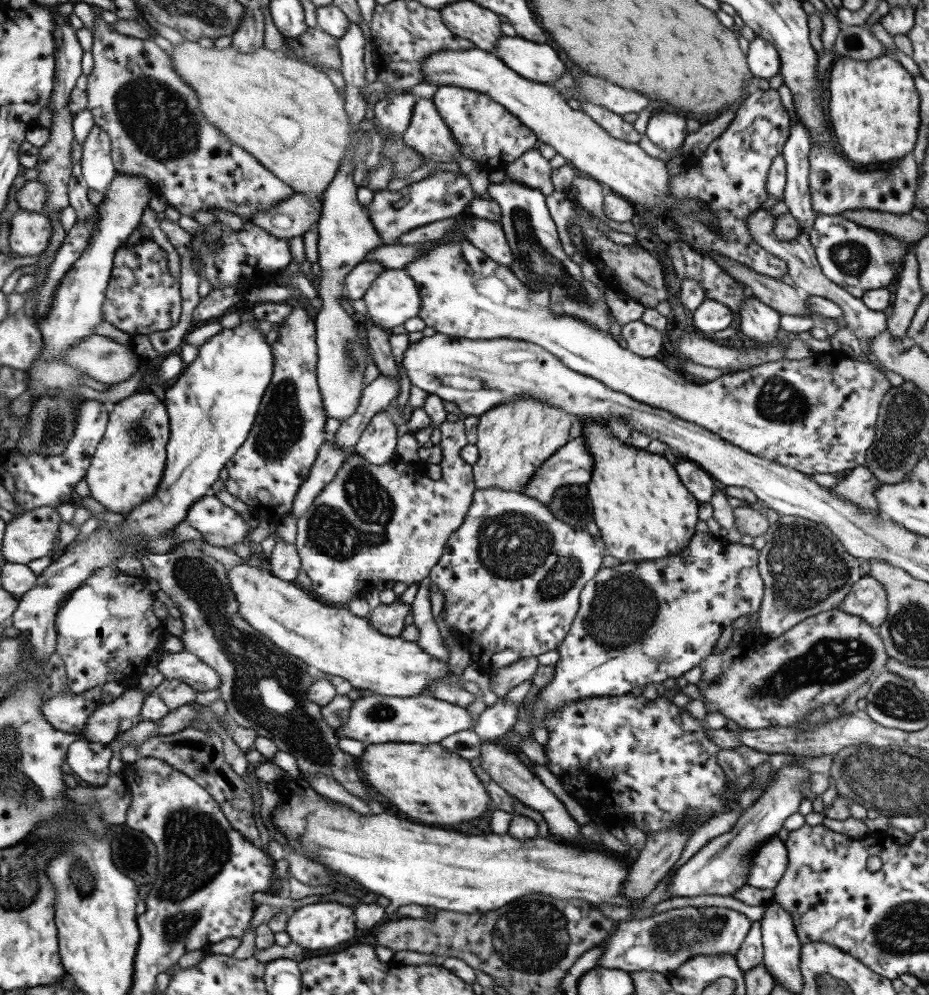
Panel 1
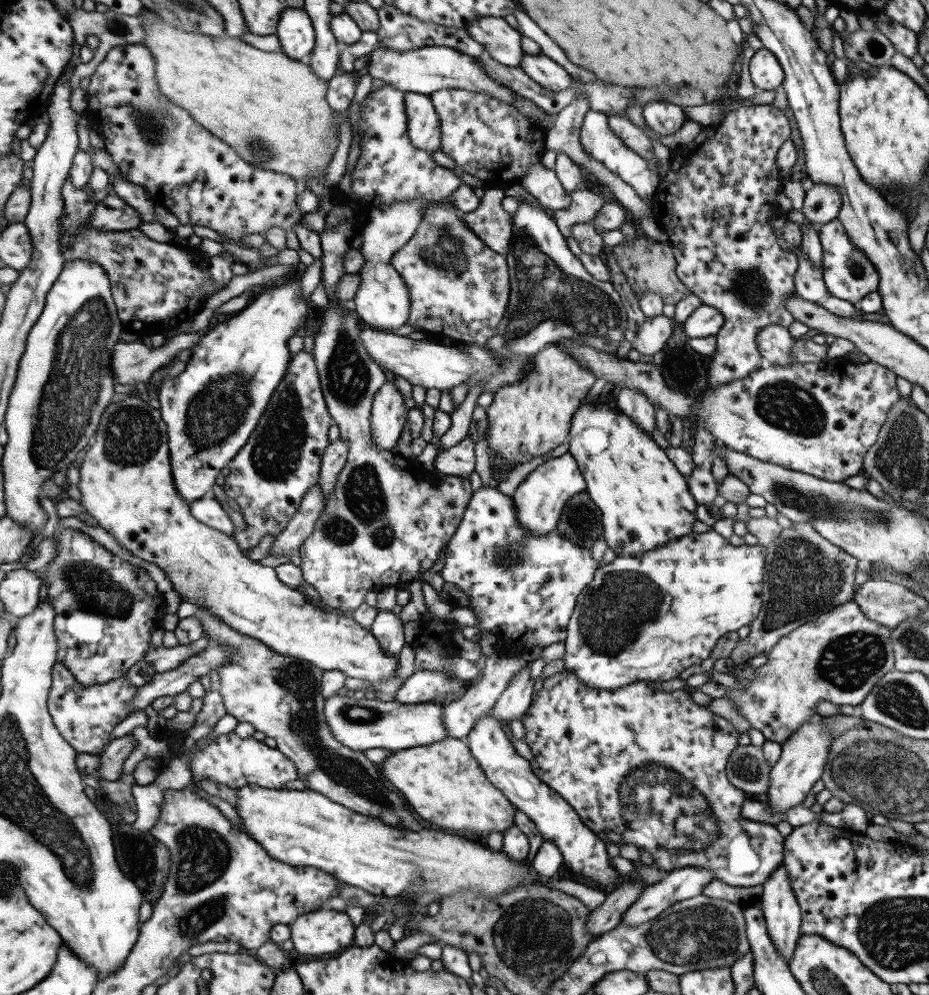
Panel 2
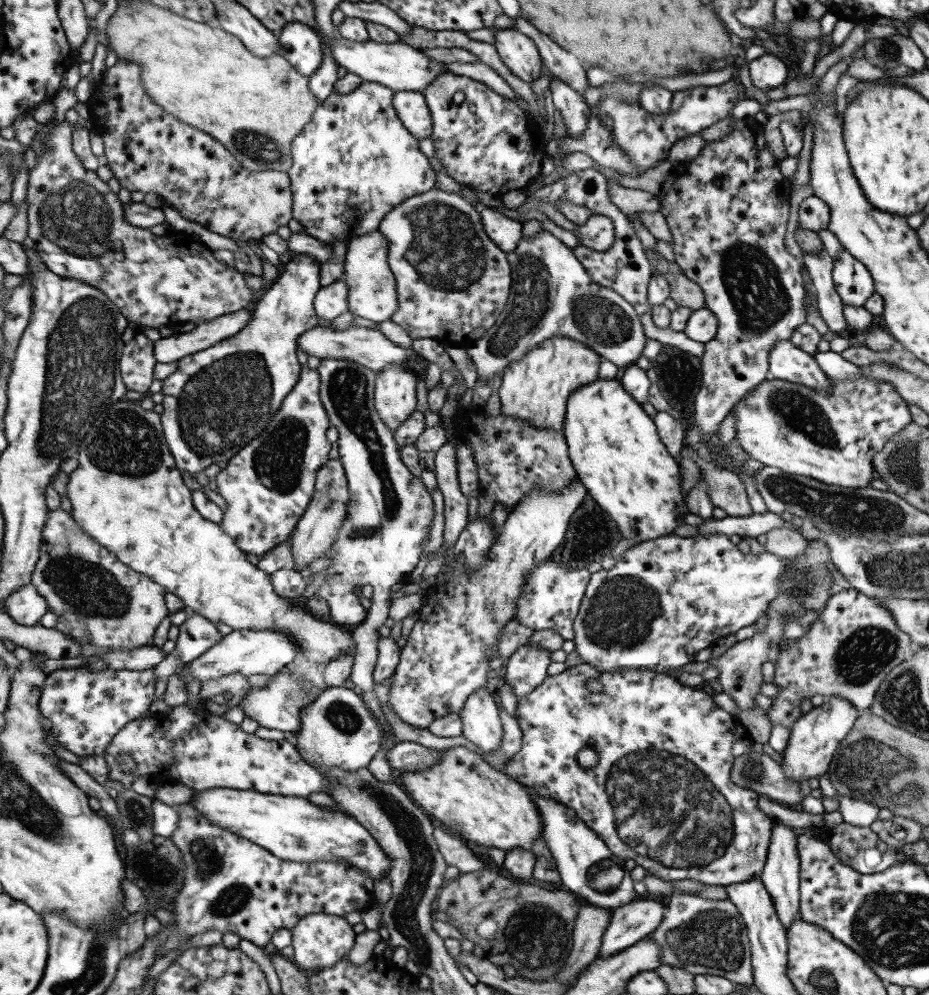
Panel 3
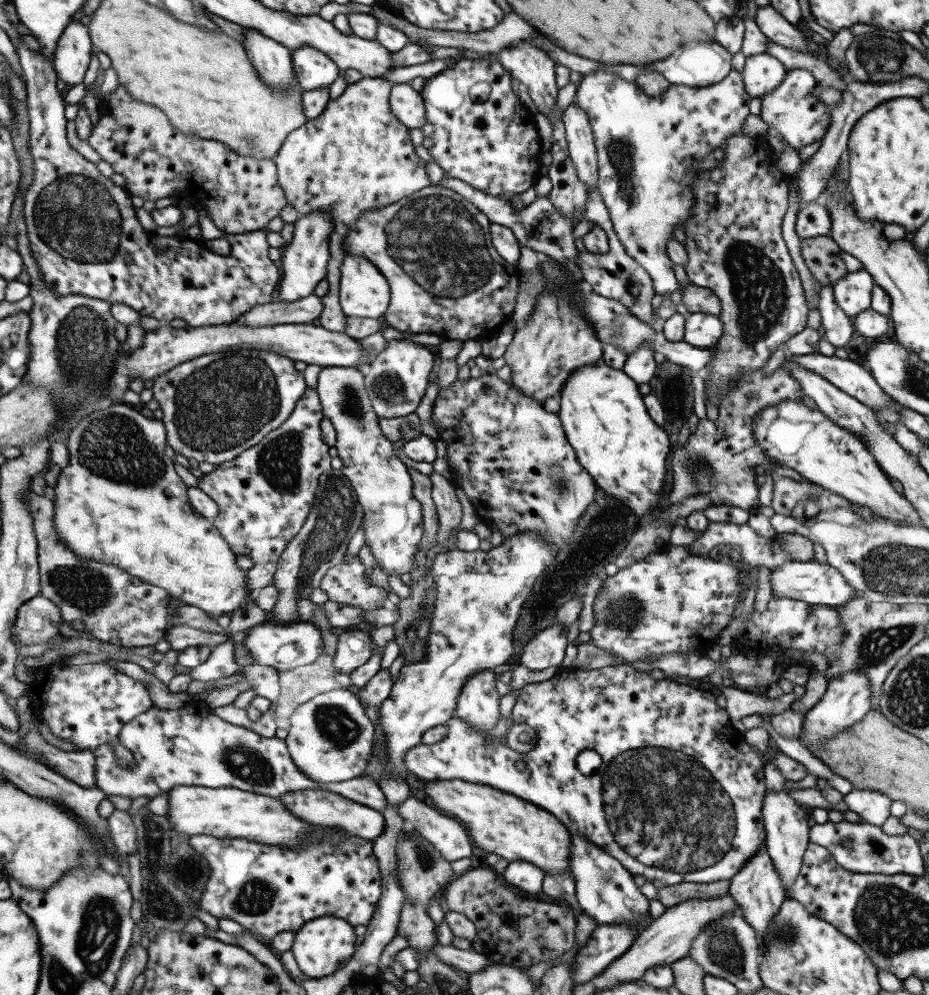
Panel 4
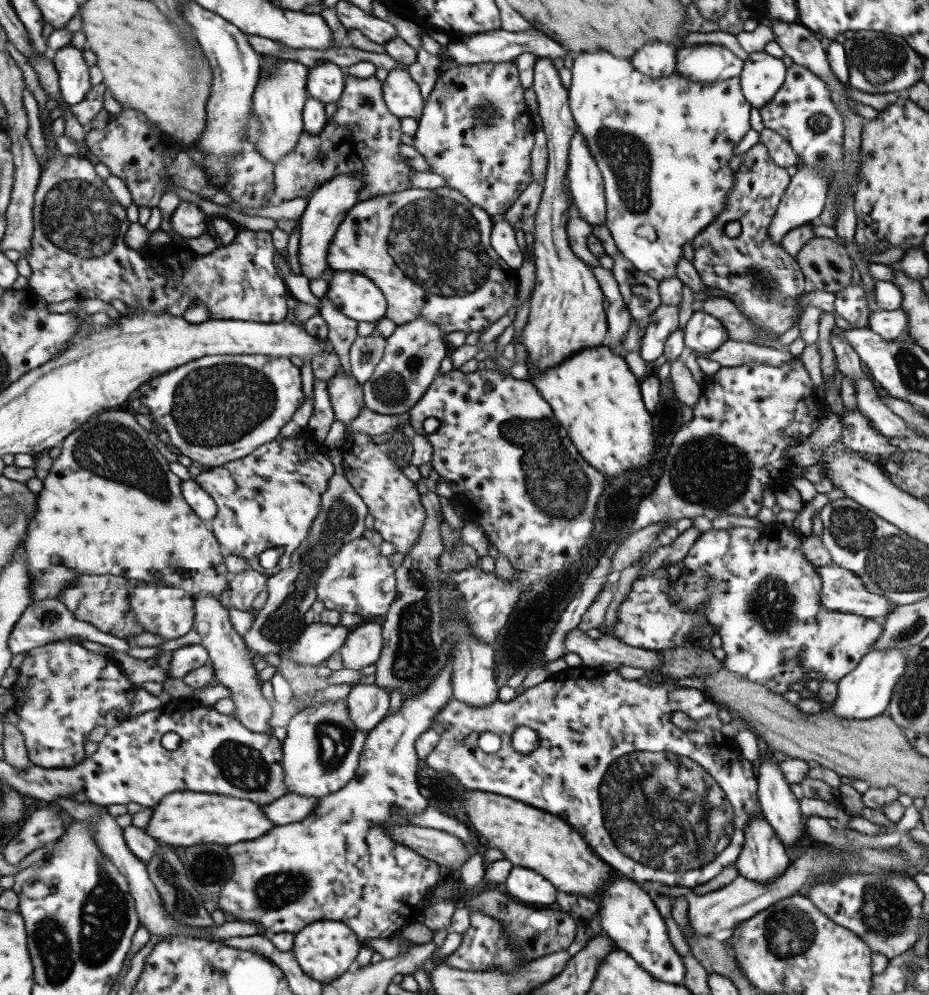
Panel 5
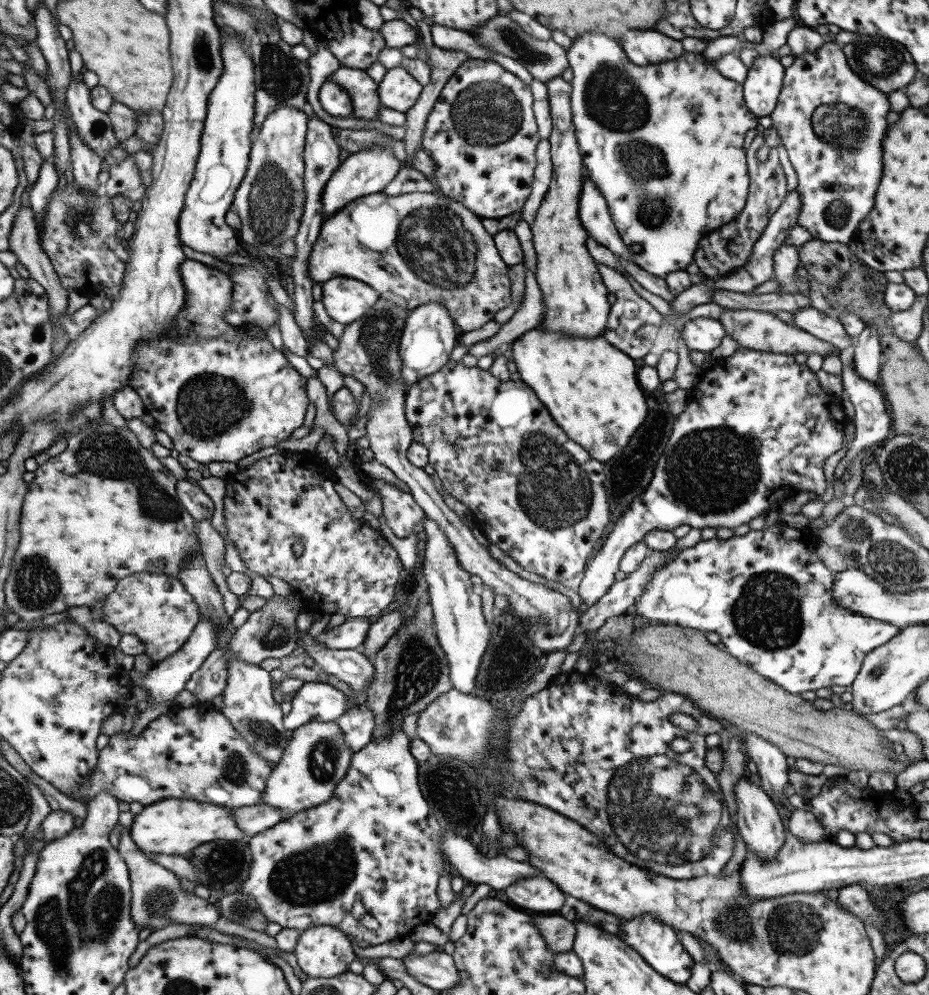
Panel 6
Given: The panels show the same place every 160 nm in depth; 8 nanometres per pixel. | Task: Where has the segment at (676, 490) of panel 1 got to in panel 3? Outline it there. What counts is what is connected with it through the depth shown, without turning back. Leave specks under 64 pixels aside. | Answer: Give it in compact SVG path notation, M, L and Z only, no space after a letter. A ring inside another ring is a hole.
M597 378L571 392L566 400L562 432L569 460L578 480L586 488L587 496L608 514L623 539L640 543L659 538L671 534L681 523L679 518L687 510L686 497L680 489L682 476L678 462L665 450L652 418L622 389L620 381Z

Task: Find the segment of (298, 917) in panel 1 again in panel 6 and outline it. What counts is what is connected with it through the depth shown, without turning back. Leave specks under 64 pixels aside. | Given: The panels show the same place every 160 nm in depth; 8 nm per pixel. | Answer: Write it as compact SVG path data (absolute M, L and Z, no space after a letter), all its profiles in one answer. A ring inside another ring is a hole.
M327 925L300 931L292 951L297 966L311 978L339 976L355 958L346 934Z

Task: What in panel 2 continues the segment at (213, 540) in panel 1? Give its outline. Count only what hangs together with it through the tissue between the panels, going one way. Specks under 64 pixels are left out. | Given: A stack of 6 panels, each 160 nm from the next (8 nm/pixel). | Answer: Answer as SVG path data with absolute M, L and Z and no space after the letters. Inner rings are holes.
M207 495L199 500L194 500L188 504L190 513L195 520L202 522L205 526L213 528L231 536L235 527L231 523L227 513L223 510L221 503L216 501L210 495Z

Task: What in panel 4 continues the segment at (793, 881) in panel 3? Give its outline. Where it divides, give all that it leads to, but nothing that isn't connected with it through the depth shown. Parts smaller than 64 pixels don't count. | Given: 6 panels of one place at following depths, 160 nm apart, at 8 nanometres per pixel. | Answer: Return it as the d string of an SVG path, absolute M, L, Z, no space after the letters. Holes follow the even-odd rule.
M783 790L764 792L763 794L761 814L765 832L764 847L785 891L798 875L804 850L810 842L808 838L809 824L805 818L807 813L804 806L795 803Z

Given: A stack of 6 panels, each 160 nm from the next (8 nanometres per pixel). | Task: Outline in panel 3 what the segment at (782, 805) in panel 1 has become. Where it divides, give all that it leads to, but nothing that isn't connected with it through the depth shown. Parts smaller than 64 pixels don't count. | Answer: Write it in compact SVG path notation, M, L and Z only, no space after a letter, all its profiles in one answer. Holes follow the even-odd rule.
M829 696L825 698L822 705L815 706L807 713L803 713L791 725L787 744L782 752L783 775L787 779L801 784L801 781L808 781L810 778L817 779L819 775L827 772L839 741L843 740L851 730L856 718L857 709L853 708L850 702L838 696ZM648 895L615 909L603 931L599 956L614 955L647 937L664 914L665 900Z

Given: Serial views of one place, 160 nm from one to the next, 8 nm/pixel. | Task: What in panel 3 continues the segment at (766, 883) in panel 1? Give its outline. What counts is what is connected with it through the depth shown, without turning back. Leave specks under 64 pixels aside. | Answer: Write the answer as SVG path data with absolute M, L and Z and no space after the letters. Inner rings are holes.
M581 663L572 667L565 667L557 675L547 675L541 684L529 694L522 697L518 705L519 725L522 729L521 752L511 757L498 771L505 774L509 780L519 783L523 789L529 788L541 798L549 798L559 802L561 806L571 808L582 820L583 824L595 832L605 846L619 858L631 858L651 876L661 880L693 879L704 882L705 885L727 886L751 880L760 874L766 861L769 837L771 837L772 820L757 809L759 798L757 793L733 784L729 781L729 770L737 756L746 753L753 741L744 726L735 716L731 716L719 708L709 695L708 691L700 691L693 687L681 685L677 678L670 675L657 674L649 670L631 669L617 672L599 672L590 664ZM589 678L596 678L602 683L602 691L591 692L585 687ZM584 748L590 748L597 755L597 765L591 770L585 770L577 764L577 753Z

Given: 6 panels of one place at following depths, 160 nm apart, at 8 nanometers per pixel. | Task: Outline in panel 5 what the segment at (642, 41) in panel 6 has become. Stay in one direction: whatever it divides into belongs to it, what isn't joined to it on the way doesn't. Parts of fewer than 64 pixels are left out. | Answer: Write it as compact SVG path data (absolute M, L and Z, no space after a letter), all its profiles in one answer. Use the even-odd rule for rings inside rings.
M645 44L631 58L631 66L637 72L649 76L649 79L671 74L675 68L674 62L675 48L669 48L665 44Z

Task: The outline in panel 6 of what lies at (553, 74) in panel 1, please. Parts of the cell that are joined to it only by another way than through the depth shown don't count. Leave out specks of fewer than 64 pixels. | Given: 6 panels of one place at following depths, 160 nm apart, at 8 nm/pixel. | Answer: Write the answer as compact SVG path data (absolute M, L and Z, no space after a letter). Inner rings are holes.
M585 168L582 170L582 183L578 196L578 217L585 232L597 244L610 250L616 257L632 262L632 251L629 245L622 243L622 238L614 227L606 207L606 200Z

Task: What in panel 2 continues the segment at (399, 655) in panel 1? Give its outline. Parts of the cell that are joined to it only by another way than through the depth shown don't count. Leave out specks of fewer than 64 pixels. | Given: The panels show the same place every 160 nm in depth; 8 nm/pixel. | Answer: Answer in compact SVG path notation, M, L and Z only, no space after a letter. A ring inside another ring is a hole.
M126 397L122 401L114 400L109 403L109 406L105 408L105 412L101 414L93 438L94 443L89 447L89 450L85 451L85 455L78 467L79 482L76 486L81 496L80 503L84 506L86 512L95 518L96 523L98 524L97 527L101 527L103 530L110 533L111 536L113 536L113 538L125 548L125 550L129 550L133 556L137 556L137 558L151 563L162 570L165 576L169 579L169 582L171 582L173 590L179 594L181 601L185 600L195 604L198 608L203 607L204 609L207 609L211 614L220 618L225 624L227 624L227 626L233 628L233 630L240 632L240 634L246 634L251 638L256 638L259 642L262 642L273 652L276 652L281 656L292 656L300 658L301 660L307 660L307 662L310 662L313 666L320 668L322 671L338 670L347 677L366 680L366 682L383 680L384 678L390 678L392 674L396 674L398 656L394 657L393 655L388 655L379 646L379 643L375 640L375 637L370 633L369 629L362 628L358 623L355 623L352 618L344 616L343 613L337 613L311 605L307 596L302 594L299 588L292 589L286 584L283 584L276 577L276 572L273 571L273 568L260 566L257 562L252 562L245 557L231 536L227 536L218 530L209 528L191 516L189 505L180 498L180 496L176 495L171 476L166 426L160 418L159 410L153 409L145 401L136 397Z

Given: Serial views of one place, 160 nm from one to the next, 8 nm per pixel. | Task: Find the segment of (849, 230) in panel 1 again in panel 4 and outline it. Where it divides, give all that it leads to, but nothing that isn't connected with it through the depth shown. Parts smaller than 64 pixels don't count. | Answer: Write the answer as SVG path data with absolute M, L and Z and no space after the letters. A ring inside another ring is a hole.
M865 269L855 272L847 271L833 284L831 294L835 304L841 308L841 312L850 319L859 312L870 309L870 293L873 289L873 280Z

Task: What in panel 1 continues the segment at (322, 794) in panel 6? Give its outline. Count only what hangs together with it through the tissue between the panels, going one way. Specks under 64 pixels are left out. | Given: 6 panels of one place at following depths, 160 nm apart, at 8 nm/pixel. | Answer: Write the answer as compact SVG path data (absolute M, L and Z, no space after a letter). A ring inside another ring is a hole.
M378 694L362 696L352 701L347 720L339 730L339 737L358 740L363 744L383 744L383 742L412 742L435 744L443 737L471 728L471 715L465 710L444 700L435 700L427 695L403 698Z

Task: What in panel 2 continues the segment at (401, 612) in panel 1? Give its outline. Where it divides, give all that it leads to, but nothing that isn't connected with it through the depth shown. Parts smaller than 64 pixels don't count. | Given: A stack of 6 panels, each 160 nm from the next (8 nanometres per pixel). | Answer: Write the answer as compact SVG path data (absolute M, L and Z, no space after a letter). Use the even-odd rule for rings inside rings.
M377 611L370 628L368 628L379 646L388 655L397 657L405 643L402 623L398 614L391 611Z

